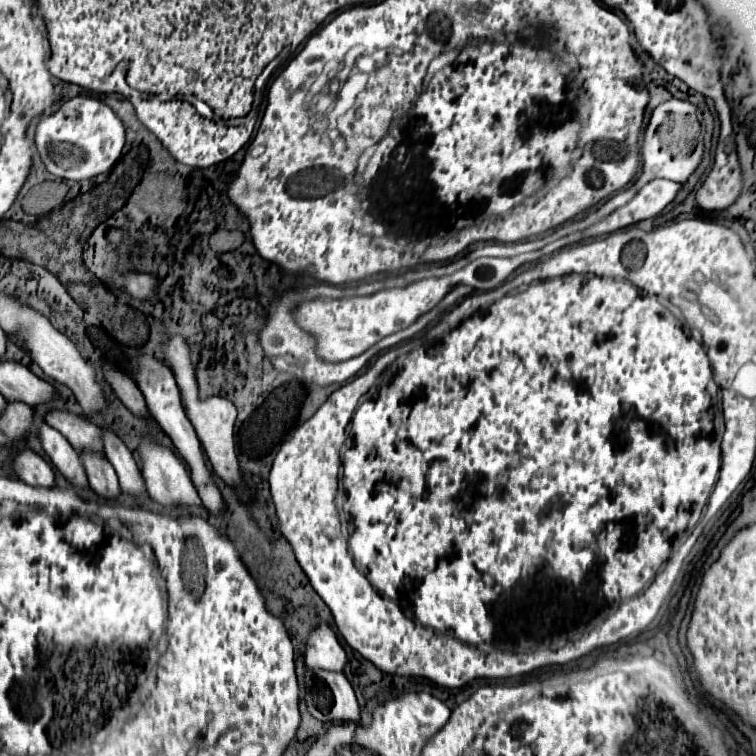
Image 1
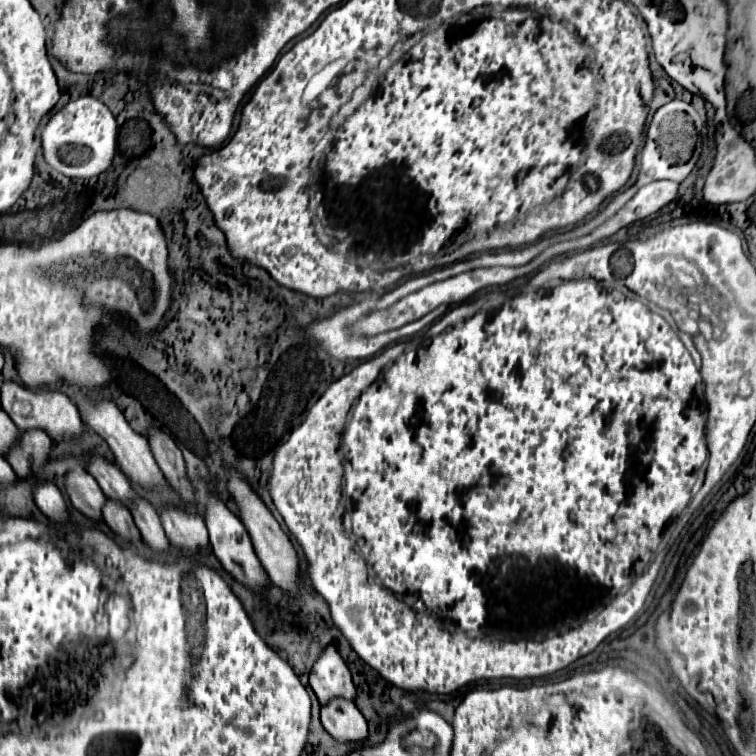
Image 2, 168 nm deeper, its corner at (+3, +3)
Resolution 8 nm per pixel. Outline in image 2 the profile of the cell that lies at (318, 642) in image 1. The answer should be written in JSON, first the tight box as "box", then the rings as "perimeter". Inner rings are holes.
{"box":[310,646,356,706],"perimeter":[[[328,646],[312,666],[310,688],[314,690],[320,706],[330,704],[334,698],[344,698],[350,702],[356,700],[350,670],[334,646]]]}

